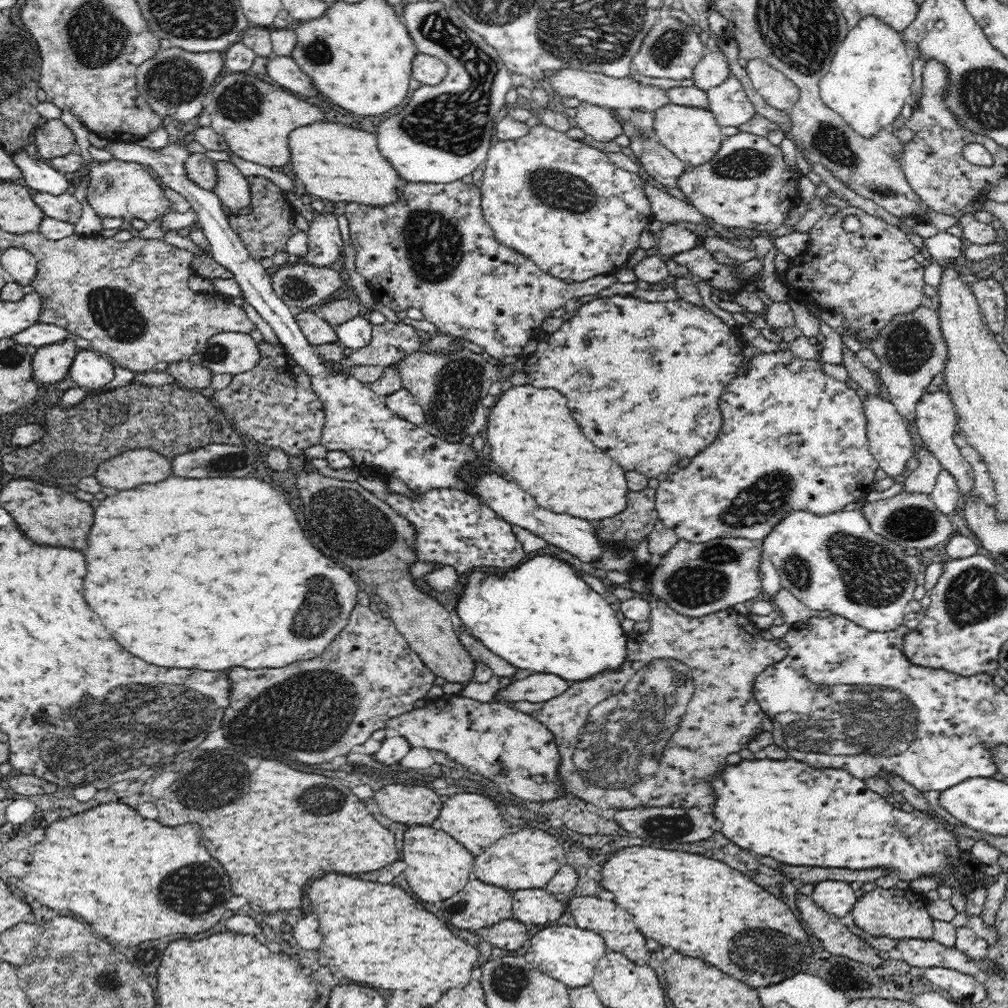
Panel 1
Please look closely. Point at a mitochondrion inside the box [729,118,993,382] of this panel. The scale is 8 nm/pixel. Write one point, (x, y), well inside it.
(908, 347)

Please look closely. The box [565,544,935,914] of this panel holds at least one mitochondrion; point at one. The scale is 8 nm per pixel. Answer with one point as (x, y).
(626, 743)

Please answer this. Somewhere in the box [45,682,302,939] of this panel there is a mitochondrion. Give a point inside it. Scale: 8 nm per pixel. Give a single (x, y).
(197, 889)

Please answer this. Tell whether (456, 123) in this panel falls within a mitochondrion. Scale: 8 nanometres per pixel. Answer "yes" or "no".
yes

